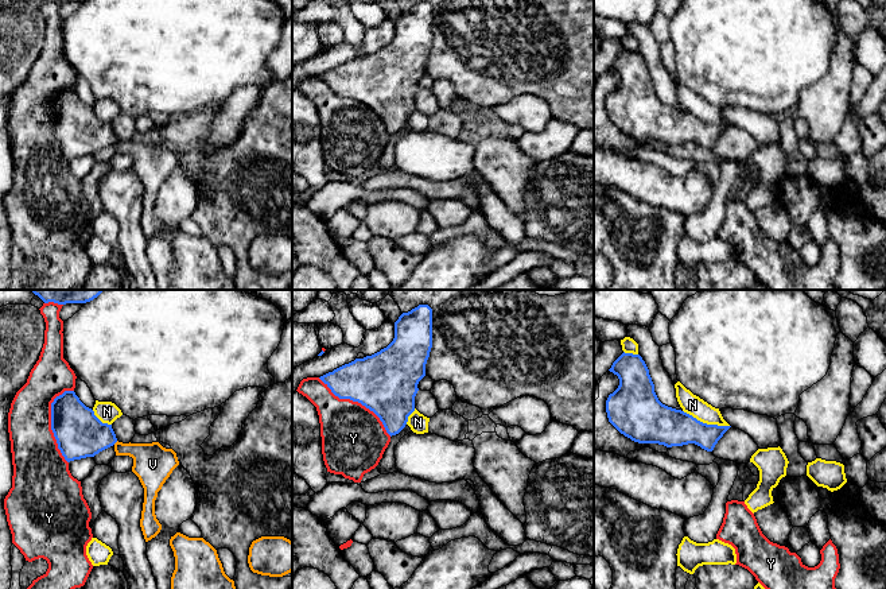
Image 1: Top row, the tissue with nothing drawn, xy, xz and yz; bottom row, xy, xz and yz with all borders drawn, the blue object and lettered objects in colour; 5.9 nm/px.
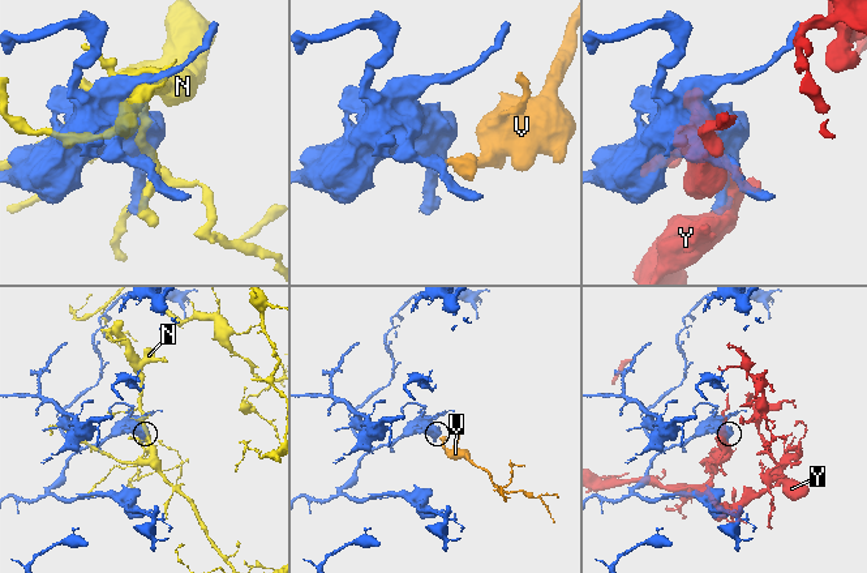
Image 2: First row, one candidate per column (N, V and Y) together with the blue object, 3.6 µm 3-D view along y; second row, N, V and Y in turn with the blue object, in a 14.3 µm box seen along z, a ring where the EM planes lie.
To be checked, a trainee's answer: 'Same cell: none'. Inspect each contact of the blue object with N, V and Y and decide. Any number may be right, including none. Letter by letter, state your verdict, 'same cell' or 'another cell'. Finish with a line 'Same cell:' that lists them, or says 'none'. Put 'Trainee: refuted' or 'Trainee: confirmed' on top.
Trainee: confirmed
N: another cell
V: another cell
Y: another cell
Same cell: none

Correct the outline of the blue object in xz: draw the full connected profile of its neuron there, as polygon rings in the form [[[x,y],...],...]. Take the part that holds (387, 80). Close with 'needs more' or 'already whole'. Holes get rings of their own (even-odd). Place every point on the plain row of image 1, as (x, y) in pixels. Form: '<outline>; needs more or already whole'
[[[419,3],[403,11],[395,20],[393,39],[380,50],[355,57],[319,77],[339,97],[358,100],[373,109],[392,135],[407,123],[408,115],[415,109],[417,82],[425,74],[425,62],[432,46],[432,7]]]; already whole

